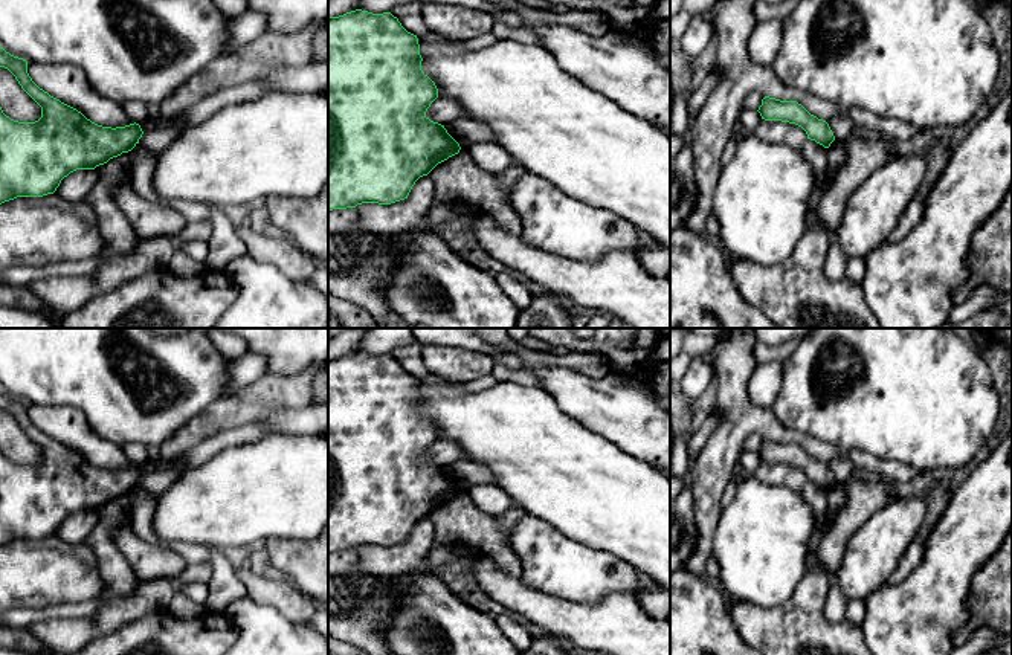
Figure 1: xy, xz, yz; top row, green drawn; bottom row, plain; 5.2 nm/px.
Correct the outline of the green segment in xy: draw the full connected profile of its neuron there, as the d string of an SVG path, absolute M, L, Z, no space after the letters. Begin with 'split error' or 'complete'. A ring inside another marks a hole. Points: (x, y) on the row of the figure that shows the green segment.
complete; M2 46L0 67L8 69L21 89L41 107L41 118L35 122L14 121L0 107L0 205L17 197L53 194L70 173L95 169L139 144L143 134L139 124L111 128L92 122L76 108L40 89L27 73L27 61L11 55Z

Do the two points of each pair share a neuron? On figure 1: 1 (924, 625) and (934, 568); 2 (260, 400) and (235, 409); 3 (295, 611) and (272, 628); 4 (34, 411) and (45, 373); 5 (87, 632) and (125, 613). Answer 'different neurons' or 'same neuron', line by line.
1: same neuron
2: same neuron
3: different neurons
4: different neurons
5: same neuron

